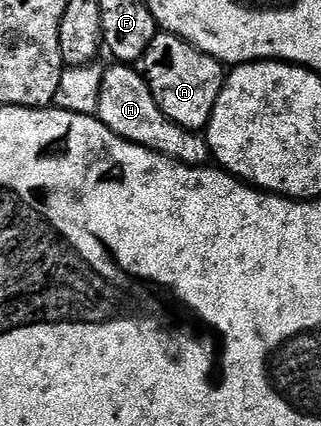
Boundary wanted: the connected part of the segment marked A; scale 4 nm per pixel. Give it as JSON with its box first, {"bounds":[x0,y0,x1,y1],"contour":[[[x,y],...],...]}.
{"bounds":[142,33,225,133],"contour":[[[158,33],[154,41],[150,41],[150,49],[146,49],[144,54],[142,74],[150,93],[154,93],[154,101],[158,101],[158,109],[162,109],[162,113],[166,113],[170,121],[187,131],[197,133],[207,128],[214,113],[214,105],[218,101],[218,93],[222,93],[224,88],[225,64],[202,53],[185,39]]]}

